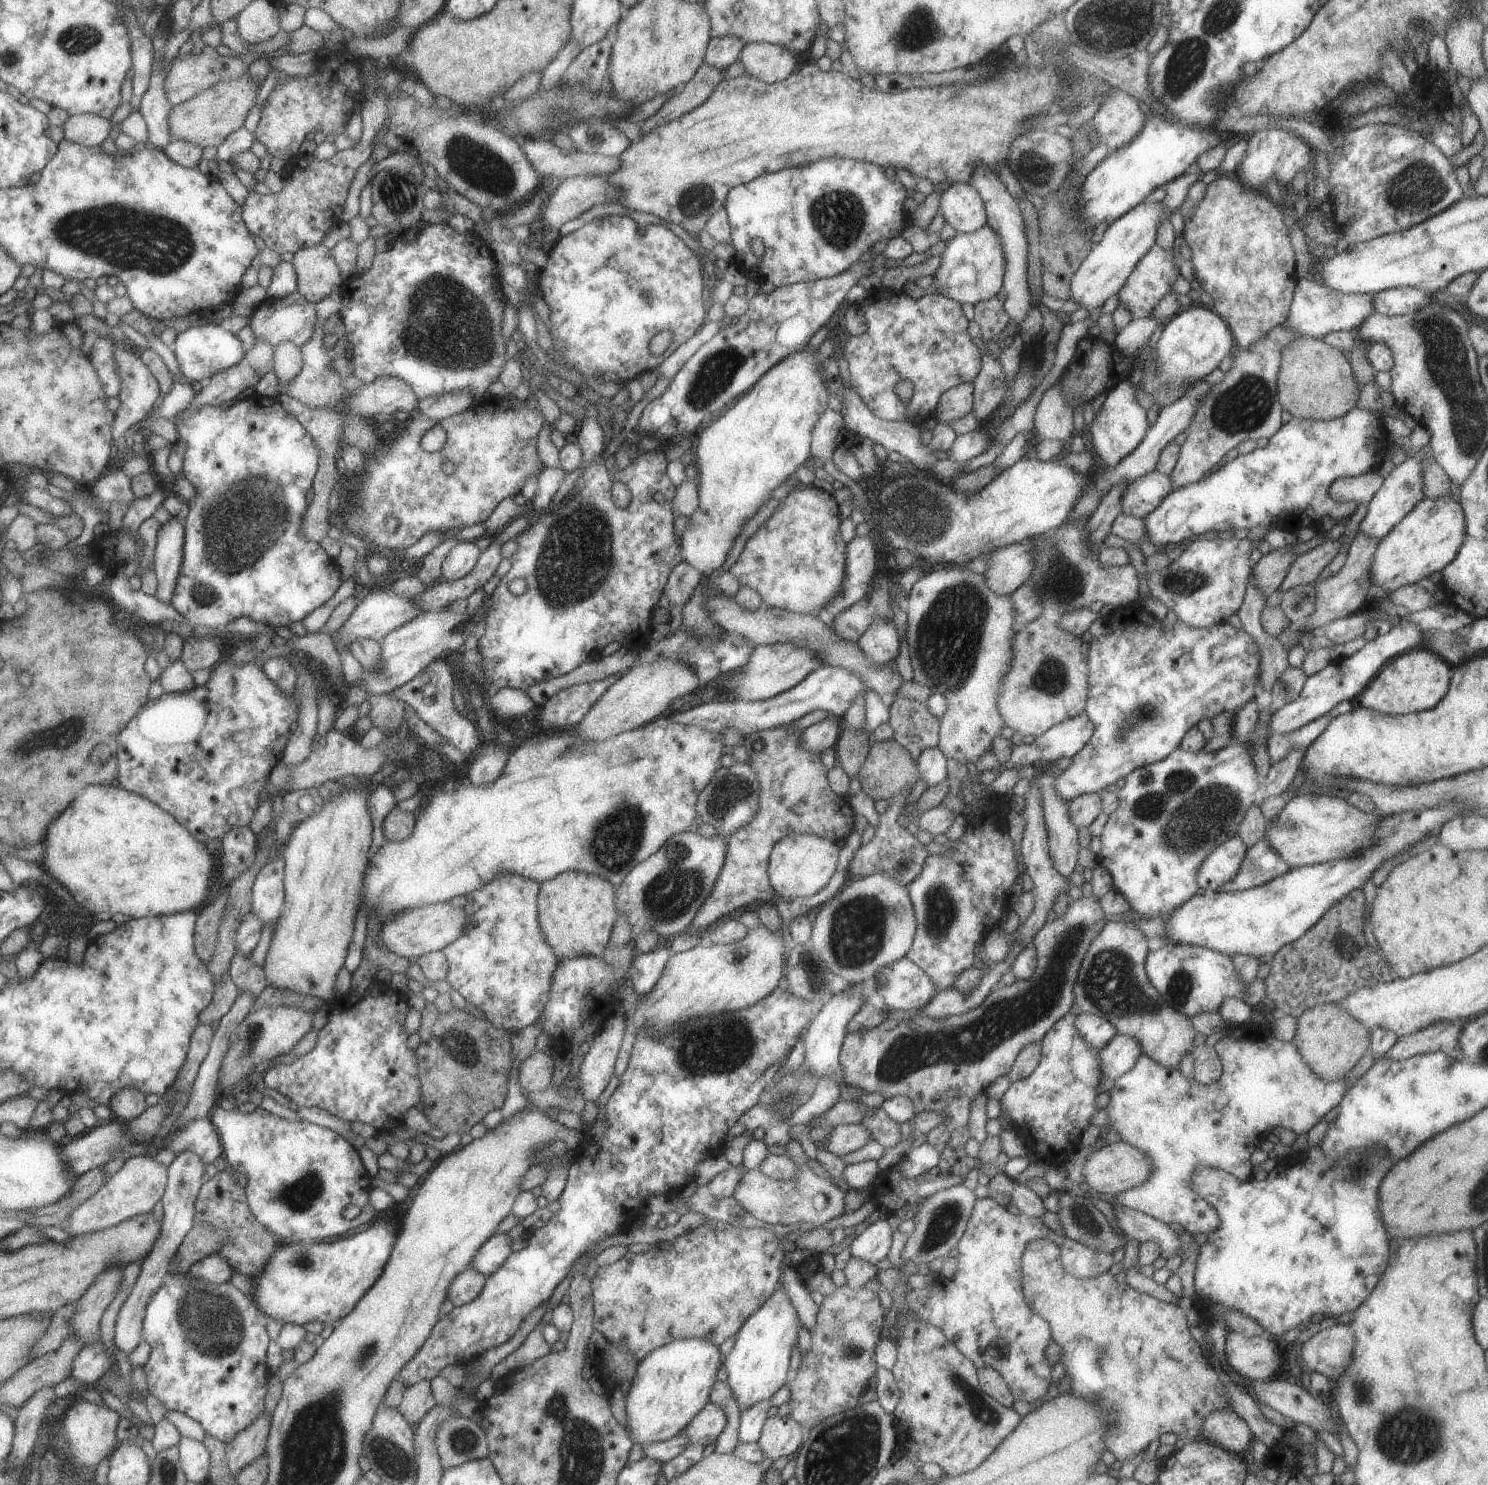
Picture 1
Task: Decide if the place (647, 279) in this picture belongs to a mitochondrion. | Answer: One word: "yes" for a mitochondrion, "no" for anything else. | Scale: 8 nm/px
no

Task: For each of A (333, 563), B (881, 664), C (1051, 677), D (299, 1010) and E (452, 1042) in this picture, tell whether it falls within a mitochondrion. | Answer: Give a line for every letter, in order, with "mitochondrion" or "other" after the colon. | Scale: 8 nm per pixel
A: other
B: other
C: mitochondrion
D: other
E: mitochondrion

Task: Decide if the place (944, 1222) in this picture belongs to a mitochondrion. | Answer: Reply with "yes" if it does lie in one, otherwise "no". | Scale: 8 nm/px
yes

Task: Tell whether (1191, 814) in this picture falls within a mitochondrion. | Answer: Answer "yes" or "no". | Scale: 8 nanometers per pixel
yes

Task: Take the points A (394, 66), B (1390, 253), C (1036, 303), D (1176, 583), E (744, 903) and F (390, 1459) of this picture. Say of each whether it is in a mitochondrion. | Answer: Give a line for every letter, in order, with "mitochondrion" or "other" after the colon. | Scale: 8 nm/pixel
A: other
B: other
C: other
D: mitochondrion
E: other
F: mitochondrion

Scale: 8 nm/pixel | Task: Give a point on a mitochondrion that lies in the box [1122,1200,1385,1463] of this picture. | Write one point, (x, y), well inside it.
(1363, 1394)

